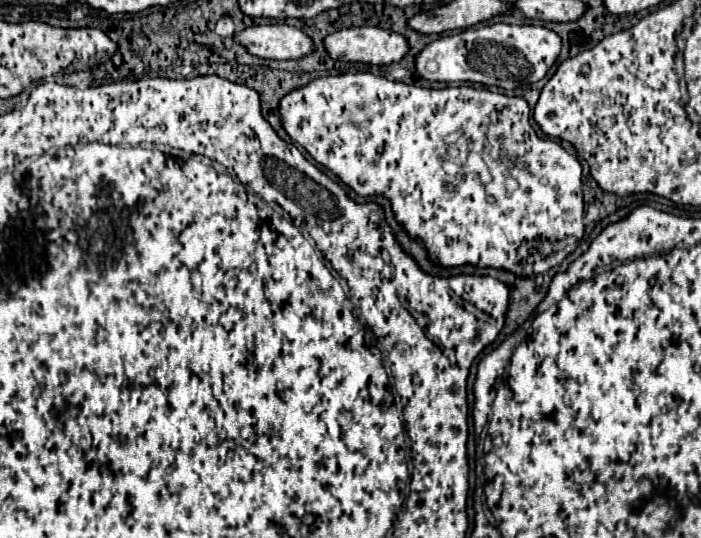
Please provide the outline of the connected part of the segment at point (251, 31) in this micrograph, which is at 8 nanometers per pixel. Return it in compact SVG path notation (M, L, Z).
M252 25L236 35L248 53L262 59L300 59L314 51L314 41L292 25Z

